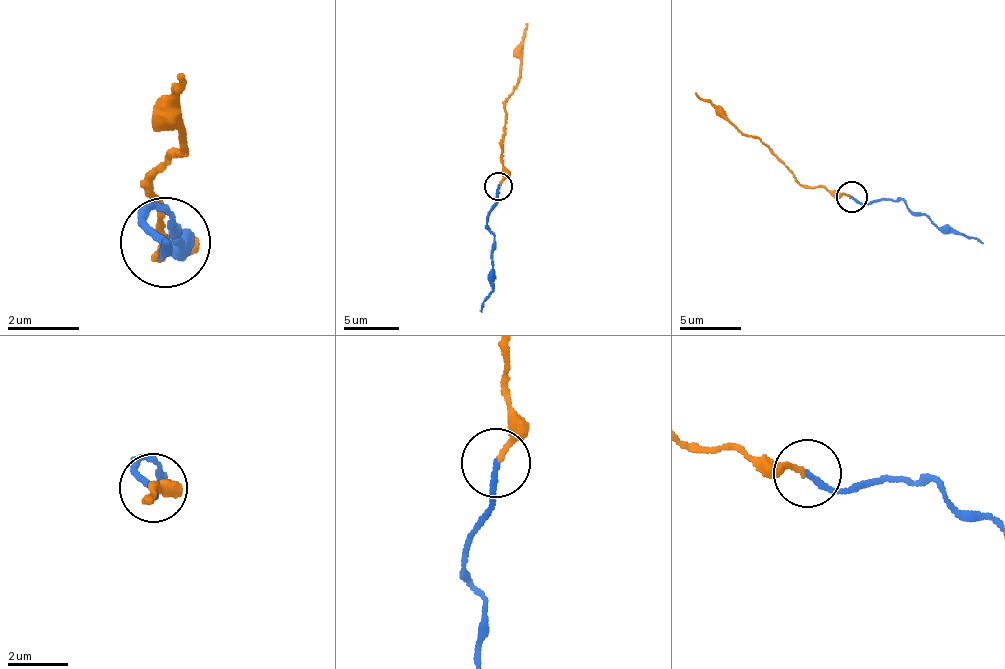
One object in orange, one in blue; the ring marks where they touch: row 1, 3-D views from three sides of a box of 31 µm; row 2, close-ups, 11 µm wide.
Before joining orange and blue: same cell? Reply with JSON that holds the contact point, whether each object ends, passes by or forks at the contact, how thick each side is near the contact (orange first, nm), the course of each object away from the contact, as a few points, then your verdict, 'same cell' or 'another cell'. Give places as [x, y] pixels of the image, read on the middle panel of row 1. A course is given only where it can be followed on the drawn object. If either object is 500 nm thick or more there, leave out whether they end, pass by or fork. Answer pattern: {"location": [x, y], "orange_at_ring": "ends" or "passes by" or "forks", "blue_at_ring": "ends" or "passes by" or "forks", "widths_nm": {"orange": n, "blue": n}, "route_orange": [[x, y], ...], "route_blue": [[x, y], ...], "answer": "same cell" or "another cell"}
{"location": [498, 186], "orange_at_ring": "ends", "blue_at_ring": "ends", "widths_nm": {"orange": 180, "blue": 190}, "route_orange": [[499, 184], [502, 177], [506, 98], [518, 77], [525, 23]], "route_blue": [[499, 187], [495, 207], [487, 214], [495, 236], [490, 268], [493, 290], [481, 312]], "answer": "same cell"}

